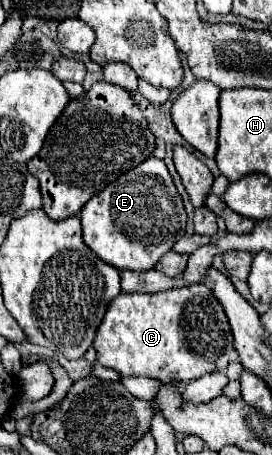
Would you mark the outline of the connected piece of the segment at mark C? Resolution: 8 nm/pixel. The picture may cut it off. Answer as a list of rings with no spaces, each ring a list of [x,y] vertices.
[[[205,282],[171,288],[157,294],[119,294],[107,306],[107,312],[95,332],[93,348],[97,350],[97,362],[117,370],[123,376],[149,376],[159,378],[163,384],[173,380],[189,382],[211,372],[225,372],[227,364],[235,360],[235,348],[231,342],[231,330],[227,316]]]

